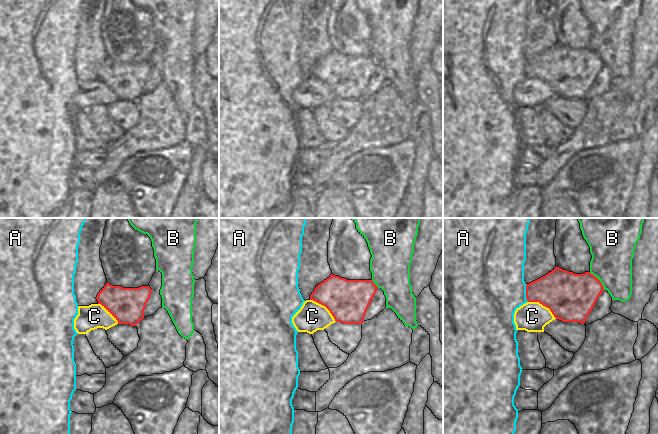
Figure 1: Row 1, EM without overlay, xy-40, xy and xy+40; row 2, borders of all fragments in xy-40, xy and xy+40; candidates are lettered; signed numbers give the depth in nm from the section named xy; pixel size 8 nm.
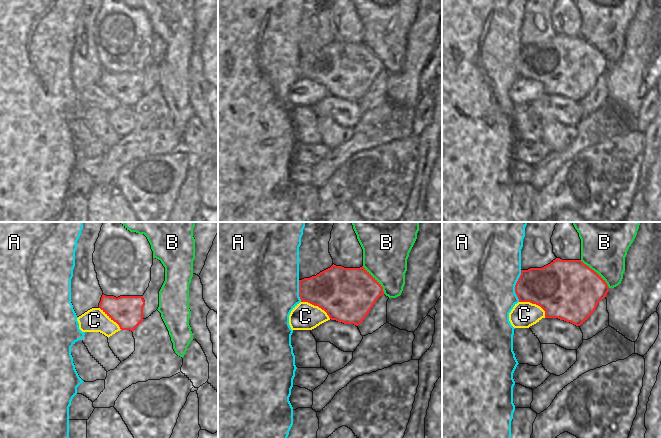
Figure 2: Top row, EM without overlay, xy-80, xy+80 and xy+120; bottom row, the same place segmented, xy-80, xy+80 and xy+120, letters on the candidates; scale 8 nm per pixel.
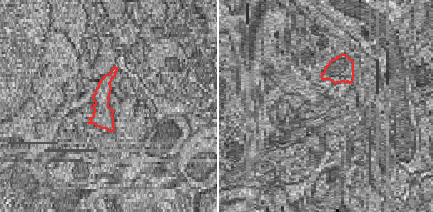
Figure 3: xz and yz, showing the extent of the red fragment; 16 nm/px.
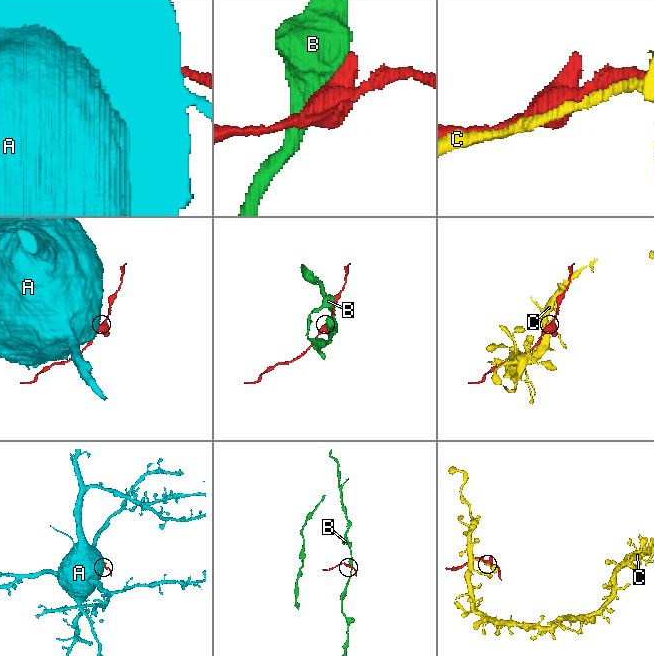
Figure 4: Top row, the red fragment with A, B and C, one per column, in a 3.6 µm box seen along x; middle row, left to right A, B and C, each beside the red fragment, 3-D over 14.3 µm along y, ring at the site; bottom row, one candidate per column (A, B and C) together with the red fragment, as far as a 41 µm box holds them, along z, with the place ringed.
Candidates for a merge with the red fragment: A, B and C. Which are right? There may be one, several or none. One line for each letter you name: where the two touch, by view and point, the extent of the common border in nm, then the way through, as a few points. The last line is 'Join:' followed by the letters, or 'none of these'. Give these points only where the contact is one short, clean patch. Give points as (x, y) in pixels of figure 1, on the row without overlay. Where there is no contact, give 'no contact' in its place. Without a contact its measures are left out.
Join: none of these

